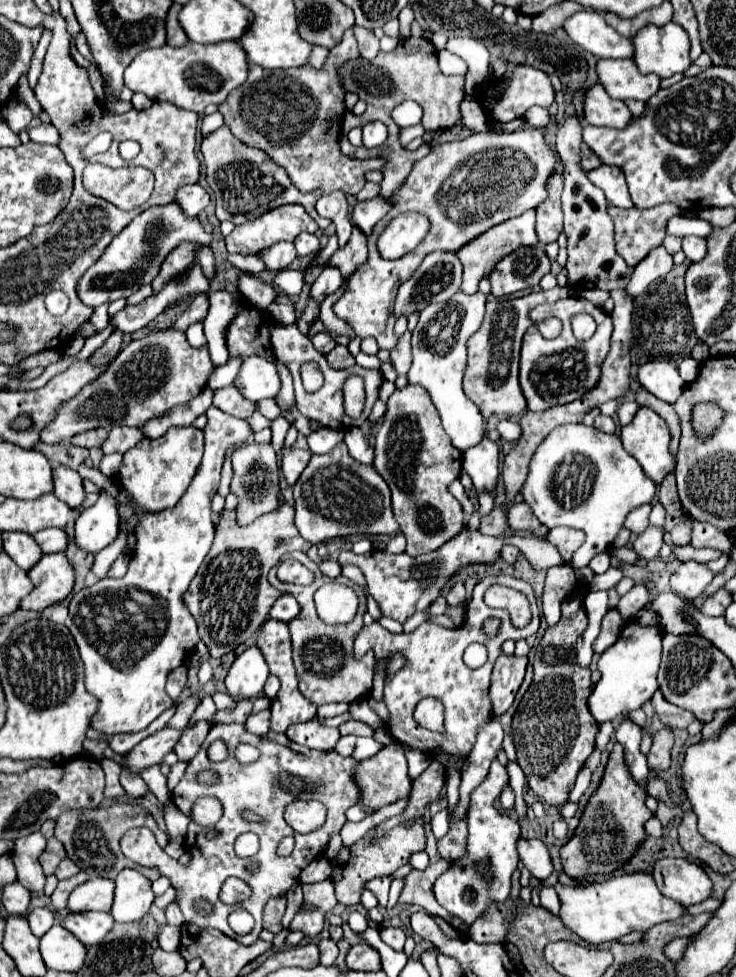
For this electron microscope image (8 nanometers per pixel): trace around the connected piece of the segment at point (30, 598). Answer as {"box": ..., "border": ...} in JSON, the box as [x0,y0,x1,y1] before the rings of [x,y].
{"box":[20,553,74,611],"border":[[[44,553],[28,577],[34,589],[20,601],[20,607],[30,611],[42,611],[66,599],[74,587],[74,571],[64,553]]]}

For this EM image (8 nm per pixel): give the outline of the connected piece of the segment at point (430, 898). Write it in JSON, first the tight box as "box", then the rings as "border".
{"box":[398,859,468,931],"border":[[[440,859],[436,863],[430,863],[430,867],[426,871],[416,871],[412,869],[410,875],[404,877],[404,889],[400,893],[400,899],[398,903],[404,903],[404,905],[420,905],[426,913],[430,915],[438,915],[442,917],[444,921],[452,923],[454,927],[458,927],[460,931],[466,931],[468,927],[460,925],[460,919],[452,919],[452,915],[448,915],[434,899],[434,893],[432,893],[432,885],[434,885],[434,879],[438,875],[442,875],[446,871],[446,867],[450,867],[450,862]]]}

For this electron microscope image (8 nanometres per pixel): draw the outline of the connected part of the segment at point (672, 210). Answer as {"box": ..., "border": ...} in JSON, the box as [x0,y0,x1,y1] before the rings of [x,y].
{"box":[608,203,680,267],"border":[[[664,203],[660,207],[652,207],[652,209],[620,209],[620,207],[608,207],[608,215],[612,217],[614,221],[614,227],[616,227],[616,251],[626,259],[626,263],[630,267],[636,267],[646,255],[650,249],[658,247],[664,237],[666,237],[666,223],[670,217],[674,215],[680,215],[680,207],[676,207],[674,203]]]}

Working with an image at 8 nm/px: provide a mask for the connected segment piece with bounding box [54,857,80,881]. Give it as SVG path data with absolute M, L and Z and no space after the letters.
M66 857L60 865L58 865L58 869L56 869L56 877L62 881L62 879L68 879L68 877L72 877L72 875L76 875L80 869L76 867L76 863L70 859L70 857Z

